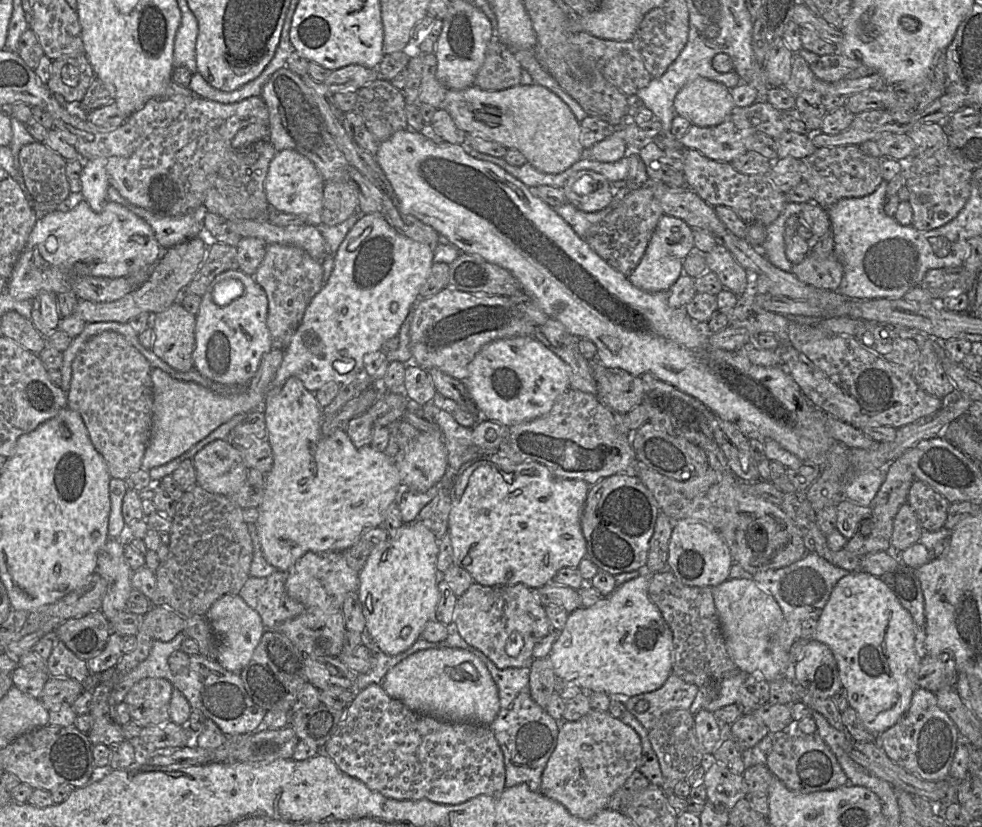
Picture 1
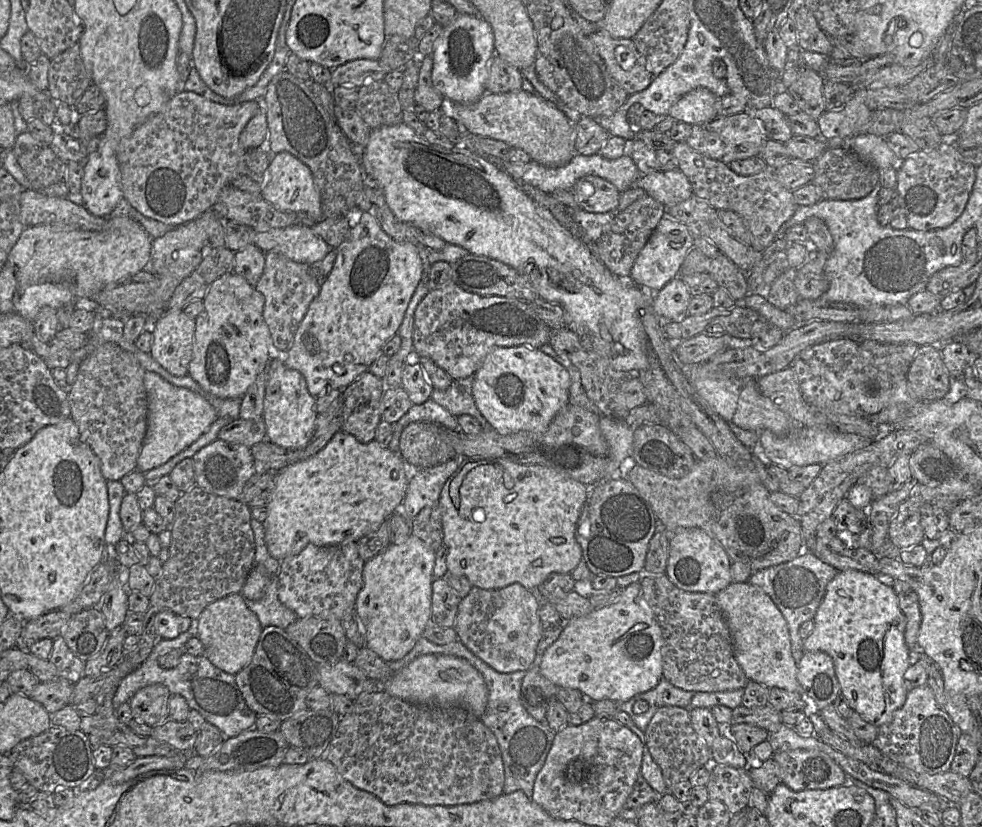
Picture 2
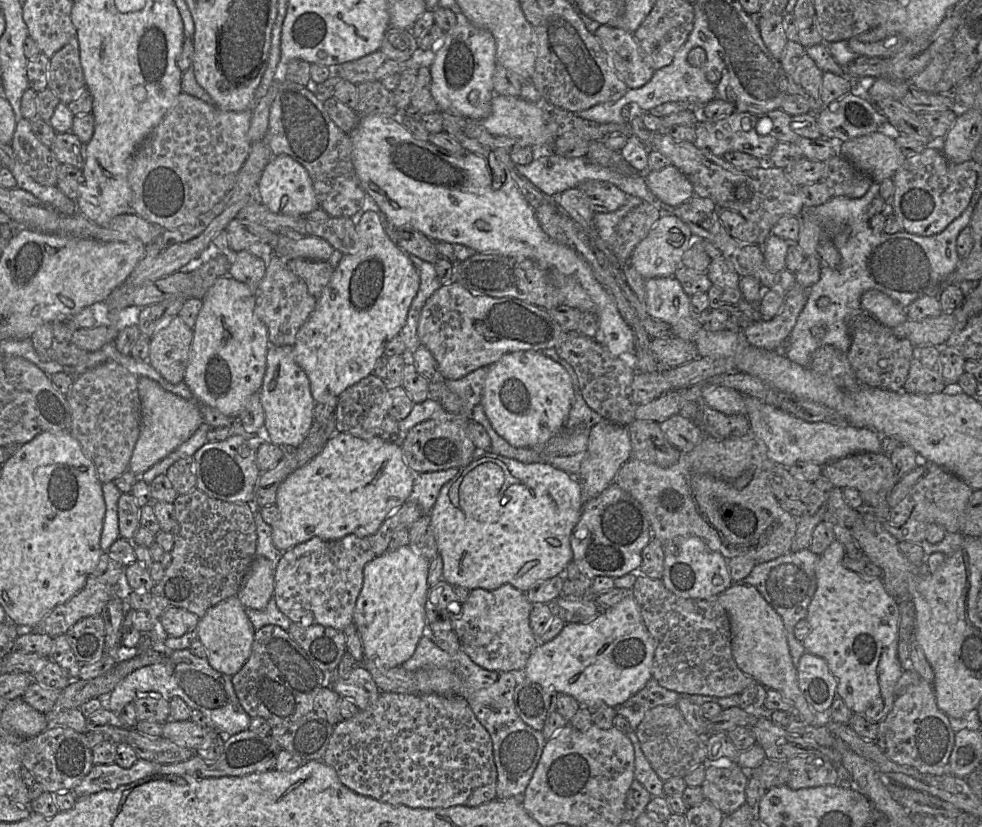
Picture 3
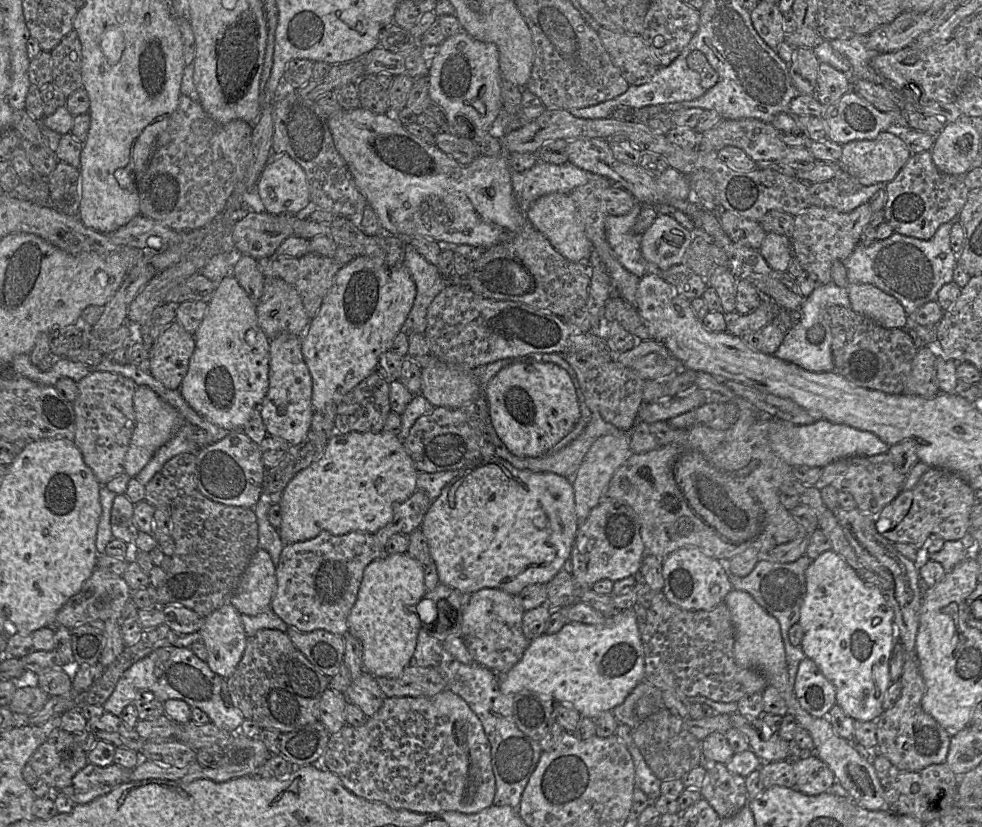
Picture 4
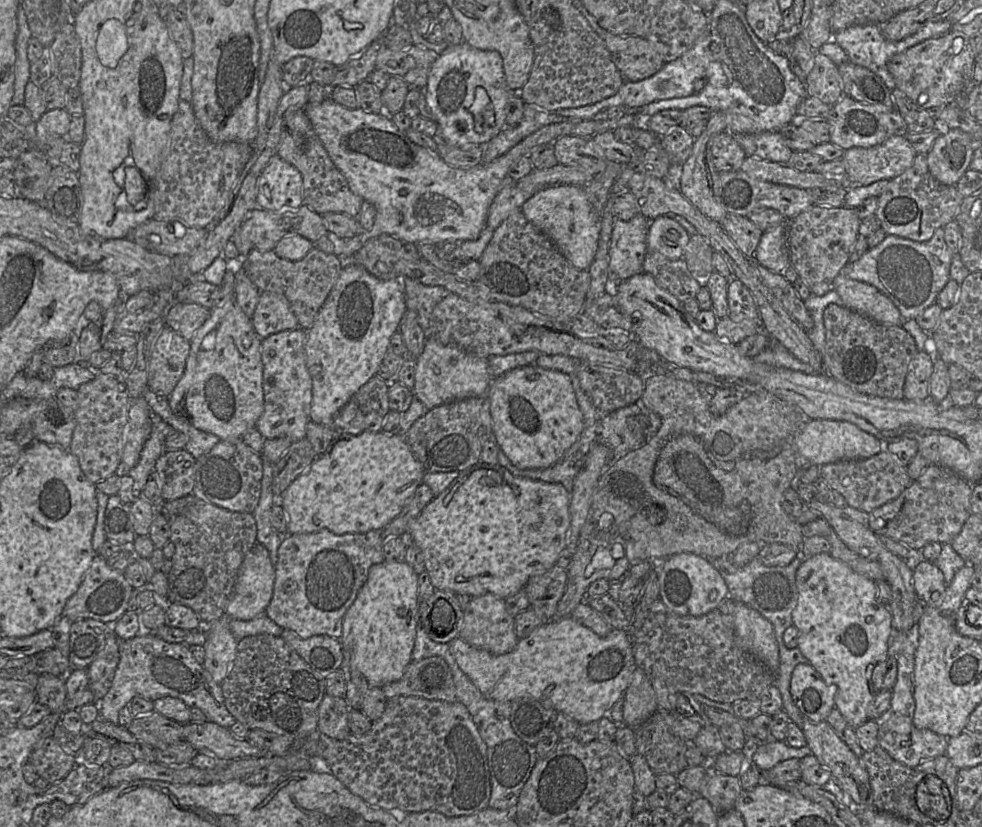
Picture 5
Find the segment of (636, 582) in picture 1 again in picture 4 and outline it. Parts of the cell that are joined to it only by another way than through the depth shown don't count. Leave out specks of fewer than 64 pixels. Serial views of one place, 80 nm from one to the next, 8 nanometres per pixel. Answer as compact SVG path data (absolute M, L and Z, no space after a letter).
M626 609L617 612L613 616L606 618L605 622L599 625L582 624L582 623L566 623L560 631L555 634L543 634L536 639L530 641L521 660L515 664L508 672L499 675L499 690L503 694L514 695L522 690L528 690L534 693L549 696L557 702L568 703L577 710L582 717L597 718L602 712L612 711L616 706L623 703L630 692L644 679L645 657L640 639L639 629L635 613L632 609Z

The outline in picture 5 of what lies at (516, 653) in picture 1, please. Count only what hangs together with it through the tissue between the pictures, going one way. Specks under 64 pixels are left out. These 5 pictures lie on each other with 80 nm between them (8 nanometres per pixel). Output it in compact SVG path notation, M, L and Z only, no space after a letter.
M484 594L473 597L463 611L463 620L458 637L468 644L486 650L493 655L502 655L511 652L519 641L516 636L514 620L505 607L505 599L493 594Z

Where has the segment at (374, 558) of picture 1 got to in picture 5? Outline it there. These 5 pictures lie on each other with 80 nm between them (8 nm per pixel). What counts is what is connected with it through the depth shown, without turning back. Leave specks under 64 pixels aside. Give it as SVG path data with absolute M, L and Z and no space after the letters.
M383 561L372 565L366 582L343 618L340 638L343 655L344 652L349 654L352 665L365 677L369 687L381 688L388 683L398 681L411 662L418 623L418 575L411 566L405 561Z

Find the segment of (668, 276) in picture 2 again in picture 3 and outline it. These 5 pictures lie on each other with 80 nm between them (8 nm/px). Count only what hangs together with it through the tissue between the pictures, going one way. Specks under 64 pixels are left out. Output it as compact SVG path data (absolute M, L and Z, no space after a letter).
M664 212L648 235L636 246L630 264L645 279L671 277L682 265L682 257L696 237L689 226L672 212Z

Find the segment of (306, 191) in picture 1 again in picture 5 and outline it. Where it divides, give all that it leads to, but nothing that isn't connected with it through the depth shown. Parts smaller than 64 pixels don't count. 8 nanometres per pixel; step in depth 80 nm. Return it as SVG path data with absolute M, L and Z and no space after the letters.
M273 156L258 179L257 204L269 211L302 206L303 178L299 170L280 156Z

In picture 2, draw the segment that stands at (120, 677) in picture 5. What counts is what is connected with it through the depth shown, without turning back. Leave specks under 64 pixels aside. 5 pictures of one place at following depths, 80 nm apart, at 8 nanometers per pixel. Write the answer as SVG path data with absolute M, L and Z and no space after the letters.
M195 625L194 629L189 629L177 638L158 639L148 658L119 683L113 697L114 709L128 702L141 688L152 684L163 684L169 689L171 695L184 697L190 709L197 710L207 722L216 726L225 738L235 737L254 728L257 714L246 704L236 684L235 675L217 668L205 655L194 656L184 651L176 667L166 669L159 665L159 657L175 649L184 649L187 641L193 636L196 636Z

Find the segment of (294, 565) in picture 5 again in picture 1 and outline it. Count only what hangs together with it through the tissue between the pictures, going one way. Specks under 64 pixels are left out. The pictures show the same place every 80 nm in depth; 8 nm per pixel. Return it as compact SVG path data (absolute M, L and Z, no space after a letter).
M345 551L325 553L307 552L287 571L285 584L288 595L302 603L306 609L323 612L342 610L344 599L349 592L358 591L359 573L348 565Z

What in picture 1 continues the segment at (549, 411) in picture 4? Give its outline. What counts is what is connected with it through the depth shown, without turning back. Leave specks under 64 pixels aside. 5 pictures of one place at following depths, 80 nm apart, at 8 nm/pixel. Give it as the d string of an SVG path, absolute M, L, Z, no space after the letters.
M523 336L507 339L497 339L485 344L468 365L468 374L469 375L464 380L464 383L469 391L469 394L473 398L477 408L484 416L484 420L499 422L504 425L514 425L530 421L532 419L547 414L553 407L555 401L570 388L572 369L565 361L559 358L556 354L554 354L543 343L535 339L533 336Z

